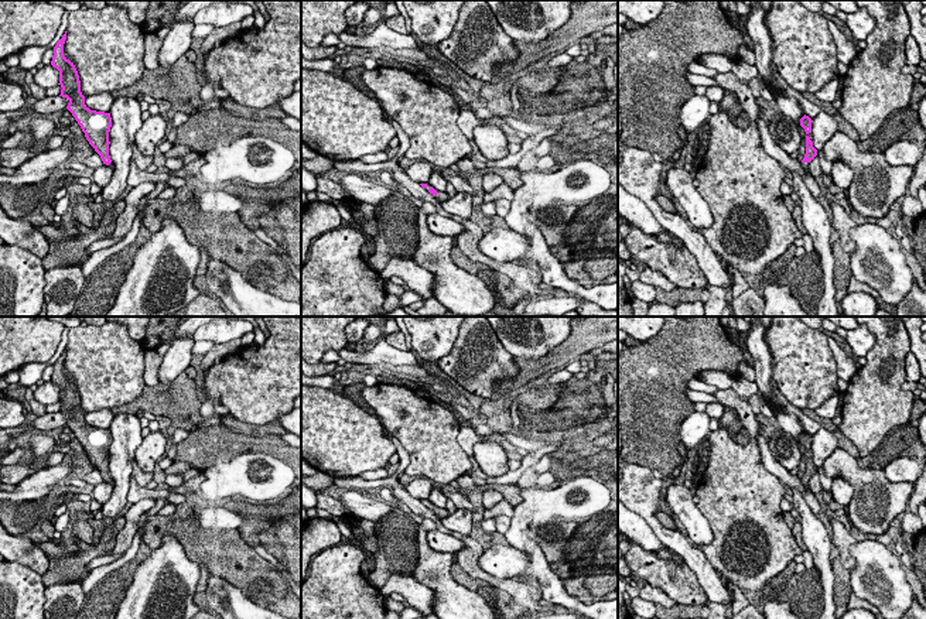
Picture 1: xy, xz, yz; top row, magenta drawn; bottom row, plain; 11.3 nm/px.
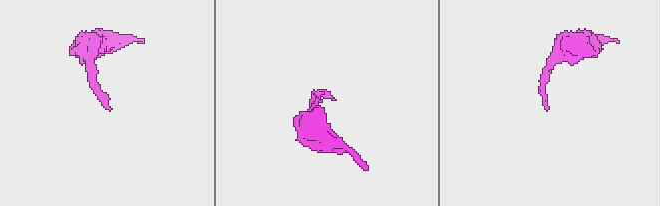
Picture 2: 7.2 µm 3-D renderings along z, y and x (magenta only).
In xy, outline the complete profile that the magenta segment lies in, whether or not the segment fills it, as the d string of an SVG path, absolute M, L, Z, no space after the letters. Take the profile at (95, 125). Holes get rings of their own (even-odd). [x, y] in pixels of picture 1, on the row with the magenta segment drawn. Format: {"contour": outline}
{"contour": "M66 31L54 47L51 65L59 71L59 86L62 98L69 100L66 109L72 113L86 140L100 155L103 164L112 163L109 155L109 131L112 127L110 113L90 110L85 105L85 96L81 92L81 81L75 65L64 57L64 44Z"}

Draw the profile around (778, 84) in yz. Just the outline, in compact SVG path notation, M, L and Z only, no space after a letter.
M773 62L770 64L770 68L772 68L772 76L773 76L773 81L770 82L772 90L783 93L787 98L795 98L800 103L800 106L803 107L804 114L809 116L813 120L821 112L821 109L817 105L807 100L802 95L802 92L792 89L783 81L783 78L779 75L779 71L778 71L778 68Z

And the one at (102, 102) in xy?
M102 92L102 93L90 95L90 96L85 98L85 105L90 110L109 113L110 107L113 105L113 100L115 99L110 95L110 92Z

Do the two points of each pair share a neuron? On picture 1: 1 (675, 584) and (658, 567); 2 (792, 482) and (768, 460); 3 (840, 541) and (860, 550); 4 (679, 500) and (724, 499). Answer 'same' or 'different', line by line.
1: same
2: same
3: different
4: different

